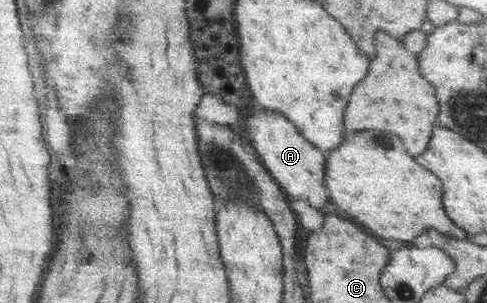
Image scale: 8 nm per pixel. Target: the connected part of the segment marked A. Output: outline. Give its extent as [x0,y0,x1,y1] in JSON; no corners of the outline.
[244,107,329,208]

